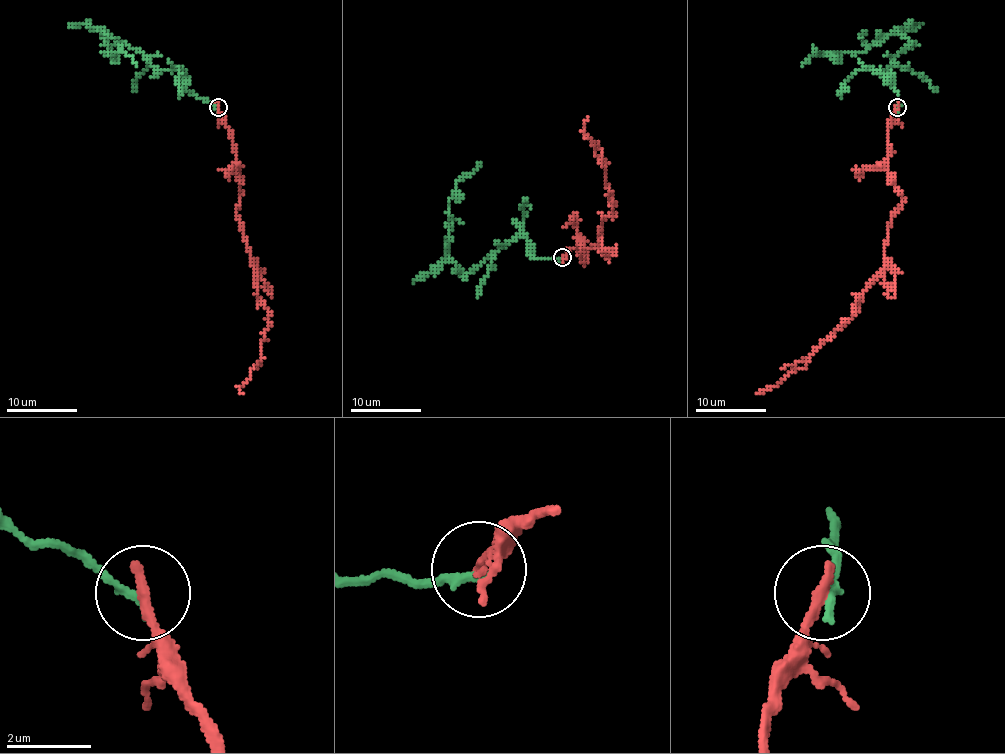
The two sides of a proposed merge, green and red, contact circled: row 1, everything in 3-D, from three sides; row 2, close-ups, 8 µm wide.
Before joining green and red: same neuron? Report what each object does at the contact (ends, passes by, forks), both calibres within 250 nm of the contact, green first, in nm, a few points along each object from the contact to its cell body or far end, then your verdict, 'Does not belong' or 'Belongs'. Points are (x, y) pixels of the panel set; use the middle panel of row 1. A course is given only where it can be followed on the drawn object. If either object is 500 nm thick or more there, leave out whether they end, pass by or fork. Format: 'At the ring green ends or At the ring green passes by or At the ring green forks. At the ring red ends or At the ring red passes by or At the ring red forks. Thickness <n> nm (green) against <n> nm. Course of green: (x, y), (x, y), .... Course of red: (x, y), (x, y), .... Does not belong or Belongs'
At the ring green ends. At the ring red ends. Thickness 260 nm (green) against 300 nm. Course of green: (562, 258), (535, 259), (524, 236), (503, 245), (468, 274), (448, 256), (448, 201), (455, 185), (480, 162). Course of red: (562, 258), (581, 247), (583, 263), (611, 215), (586, 117). Does not belong

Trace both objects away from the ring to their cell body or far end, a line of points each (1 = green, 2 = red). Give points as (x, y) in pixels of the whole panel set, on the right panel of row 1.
1: (897, 106), (899, 92), (876, 71), (885, 71), (913, 42), (895, 32), (862, 53), (815, 53), (801, 65)
2: (897, 106), (887, 165), (902, 206), (890, 220), (883, 270), (803, 367), (757, 394)

